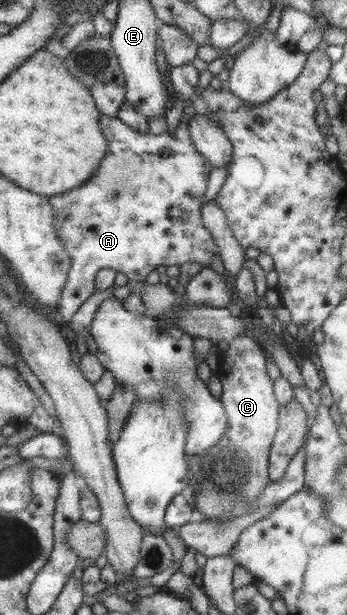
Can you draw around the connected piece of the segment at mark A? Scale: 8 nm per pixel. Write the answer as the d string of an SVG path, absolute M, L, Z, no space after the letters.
M99 114L99 128L103 138L107 139L107 152L105 152L105 156L103 156L103 160L99 161L99 166L95 168L95 172L83 182L83 184L79 185L79 187L75 187L65 193L61 193L59 195L54 195L49 198L49 205L51 205L51 211L53 213L53 221L55 221L55 229L59 231L59 239L61 243L63 243L63 249L67 251L67 255L71 257L71 265L69 266L69 271L67 274L67 281L63 286L61 291L61 297L58 301L58 305L56 307L57 311L59 311L59 315L63 317L63 321L65 322L65 326L69 325L69 319L71 319L72 313L77 311L77 308L86 300L93 292L94 292L94 279L96 271L99 269L114 269L116 272L124 273L127 278L127 284L129 285L130 293L139 294L141 292L141 288L145 286L145 277L150 272L153 271L158 265L181 265L182 263L187 262L197 262L201 264L201 267L207 266L209 267L212 256L219 256L219 249L217 249L217 245L213 241L213 237L205 227L203 227L203 223L201 223L201 219L199 217L199 212L201 209L201 204L203 204L203 196L205 191L205 183L207 183L207 177L209 175L209 171L211 170L211 165L207 163L207 159L203 157L200 153L195 151L194 145L189 138L188 133L188 125L186 117L183 116L179 119L179 125L175 129L175 133L170 135L167 131L161 133L160 135L152 135L149 132L146 133L138 133L133 129L130 129L125 123L117 117L109 117L103 114Z

